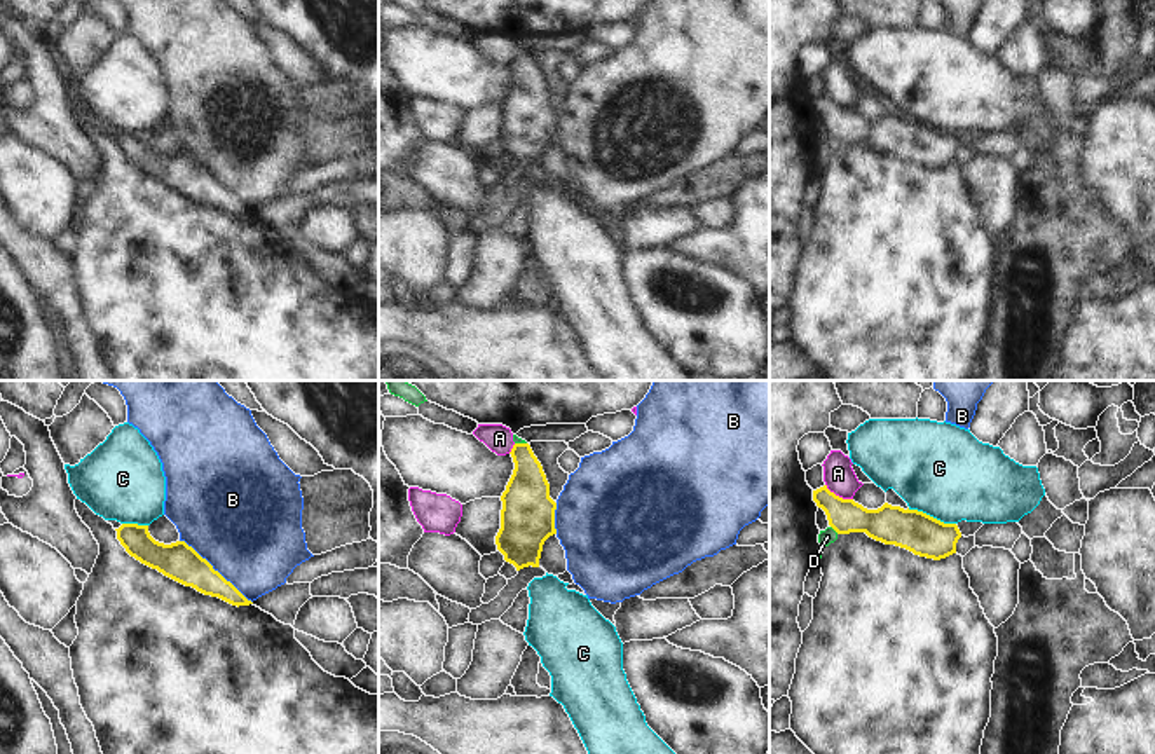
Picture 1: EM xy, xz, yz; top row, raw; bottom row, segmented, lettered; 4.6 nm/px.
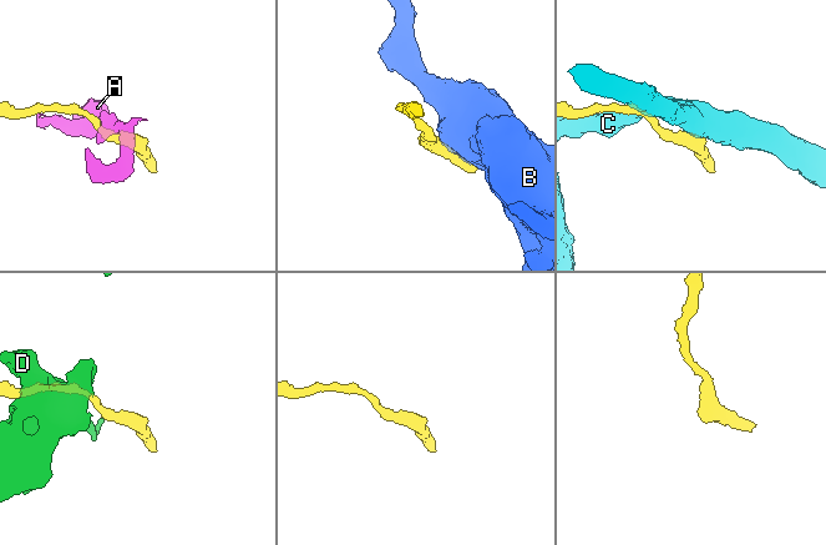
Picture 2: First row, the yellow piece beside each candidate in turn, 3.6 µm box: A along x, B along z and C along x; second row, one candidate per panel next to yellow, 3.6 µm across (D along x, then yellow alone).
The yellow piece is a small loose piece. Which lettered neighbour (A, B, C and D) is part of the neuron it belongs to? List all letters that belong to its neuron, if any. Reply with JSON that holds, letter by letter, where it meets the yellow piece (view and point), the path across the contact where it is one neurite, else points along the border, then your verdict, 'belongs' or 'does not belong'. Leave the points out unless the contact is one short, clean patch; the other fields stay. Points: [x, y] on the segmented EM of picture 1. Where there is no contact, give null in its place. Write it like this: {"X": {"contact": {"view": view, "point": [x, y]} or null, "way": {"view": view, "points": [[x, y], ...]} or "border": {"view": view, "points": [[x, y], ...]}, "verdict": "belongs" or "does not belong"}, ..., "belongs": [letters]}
{"A": {"contact": {"view": "yz", "point": [838, 496]}, "border": {"view": "yz", "points": [[826, 484], [836, 494], [852, 500]]}, "verdict": "does not belong"}, "B": {"contact": {"view": "xy", "point": [217, 571]}, "verdict": "does not belong"}, "C": {"contact": {"view": "yz", "point": [932, 517]}, "border": {"view": "yz", "points": [[908, 508], [916, 508], [955, 524]]}, "verdict": "does not belong"}, "D": {"contact": {"view": "yz", "point": [834, 529]}, "border": {"view": "yz", "points": [[831, 526], [838, 533]]}, "verdict": "does not belong"}, "belongs": []}

